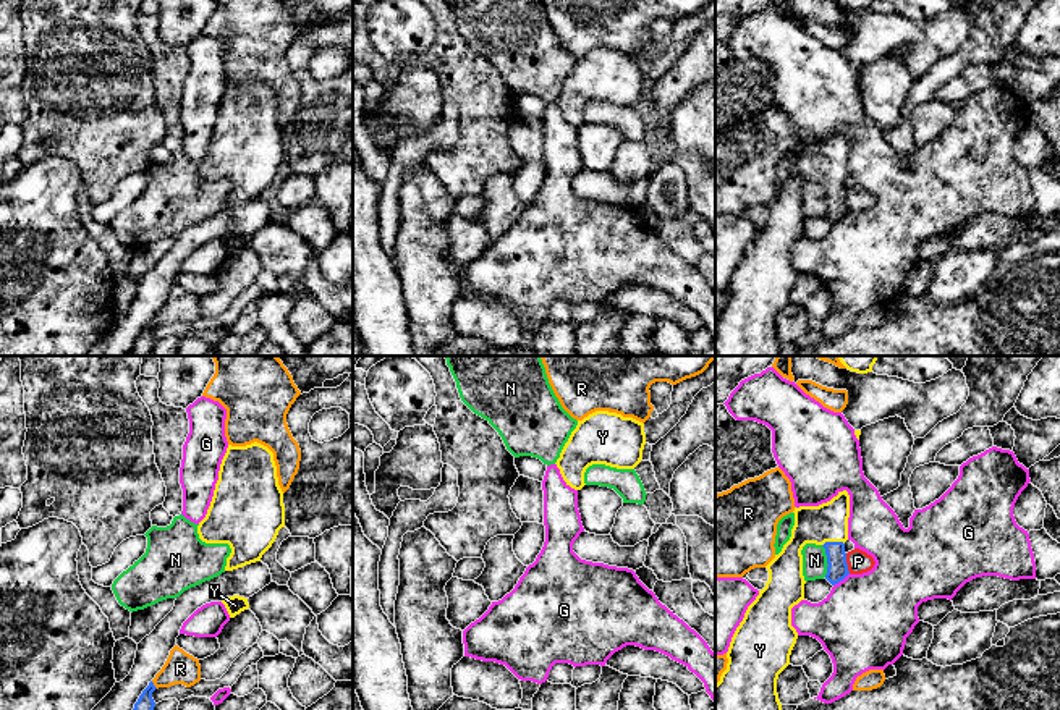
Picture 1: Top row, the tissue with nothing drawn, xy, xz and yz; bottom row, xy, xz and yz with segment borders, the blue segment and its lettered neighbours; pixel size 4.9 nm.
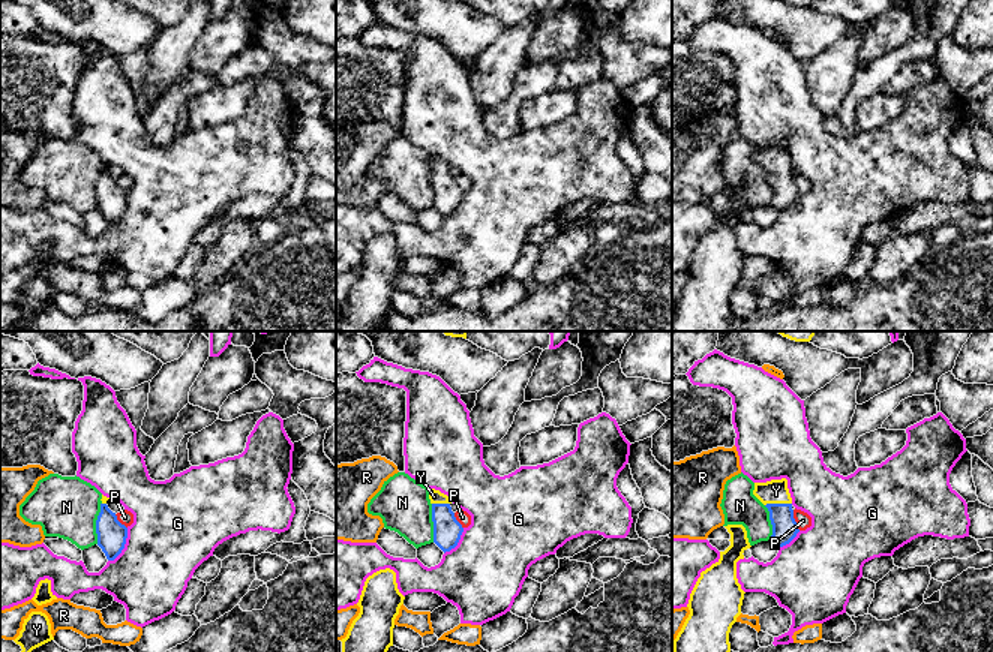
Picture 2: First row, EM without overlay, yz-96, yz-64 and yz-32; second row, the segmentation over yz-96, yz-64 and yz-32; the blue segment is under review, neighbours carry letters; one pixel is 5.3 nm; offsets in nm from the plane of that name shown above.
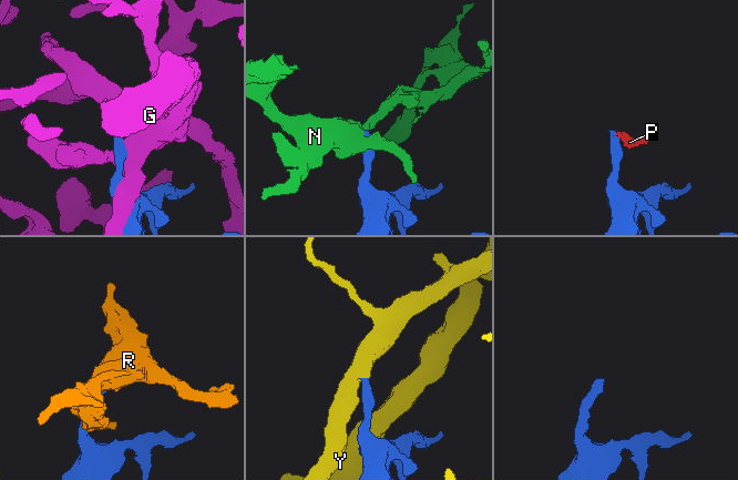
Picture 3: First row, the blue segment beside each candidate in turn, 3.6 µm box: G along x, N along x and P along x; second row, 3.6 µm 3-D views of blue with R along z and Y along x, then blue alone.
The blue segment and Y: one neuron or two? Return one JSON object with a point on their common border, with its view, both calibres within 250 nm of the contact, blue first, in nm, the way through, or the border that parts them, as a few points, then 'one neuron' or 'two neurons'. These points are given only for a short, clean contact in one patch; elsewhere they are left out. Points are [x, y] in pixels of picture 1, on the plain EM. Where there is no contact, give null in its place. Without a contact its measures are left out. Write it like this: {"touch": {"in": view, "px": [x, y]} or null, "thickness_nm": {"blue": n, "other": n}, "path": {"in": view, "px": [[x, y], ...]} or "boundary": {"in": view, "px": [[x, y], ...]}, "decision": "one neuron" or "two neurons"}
{"touch": {"in": "yz", "px": [832, 180]}, "thickness_nm": {"blue": 110, "other": 190}, "decision": "one neuron"}

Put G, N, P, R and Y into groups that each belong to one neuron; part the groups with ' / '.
G / N / P / R / Y

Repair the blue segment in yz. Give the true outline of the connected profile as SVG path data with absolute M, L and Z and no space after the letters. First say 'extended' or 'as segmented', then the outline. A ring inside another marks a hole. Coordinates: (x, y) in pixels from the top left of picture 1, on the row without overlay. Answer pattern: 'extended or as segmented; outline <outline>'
extended; outline M838 129L819 144L795 146L793 150L791 175L765 204L769 218L731 275L727 307L715 322L715 356L782 356L777 317L790 302L798 277L791 246L804 238L803 184L816 181L825 186L825 217L832 223L850 212L845 191L848 129Z

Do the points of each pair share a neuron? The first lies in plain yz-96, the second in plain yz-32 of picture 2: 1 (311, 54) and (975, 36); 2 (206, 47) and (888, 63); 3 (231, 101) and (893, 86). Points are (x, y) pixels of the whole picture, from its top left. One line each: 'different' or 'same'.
1: different
2: different
3: different

